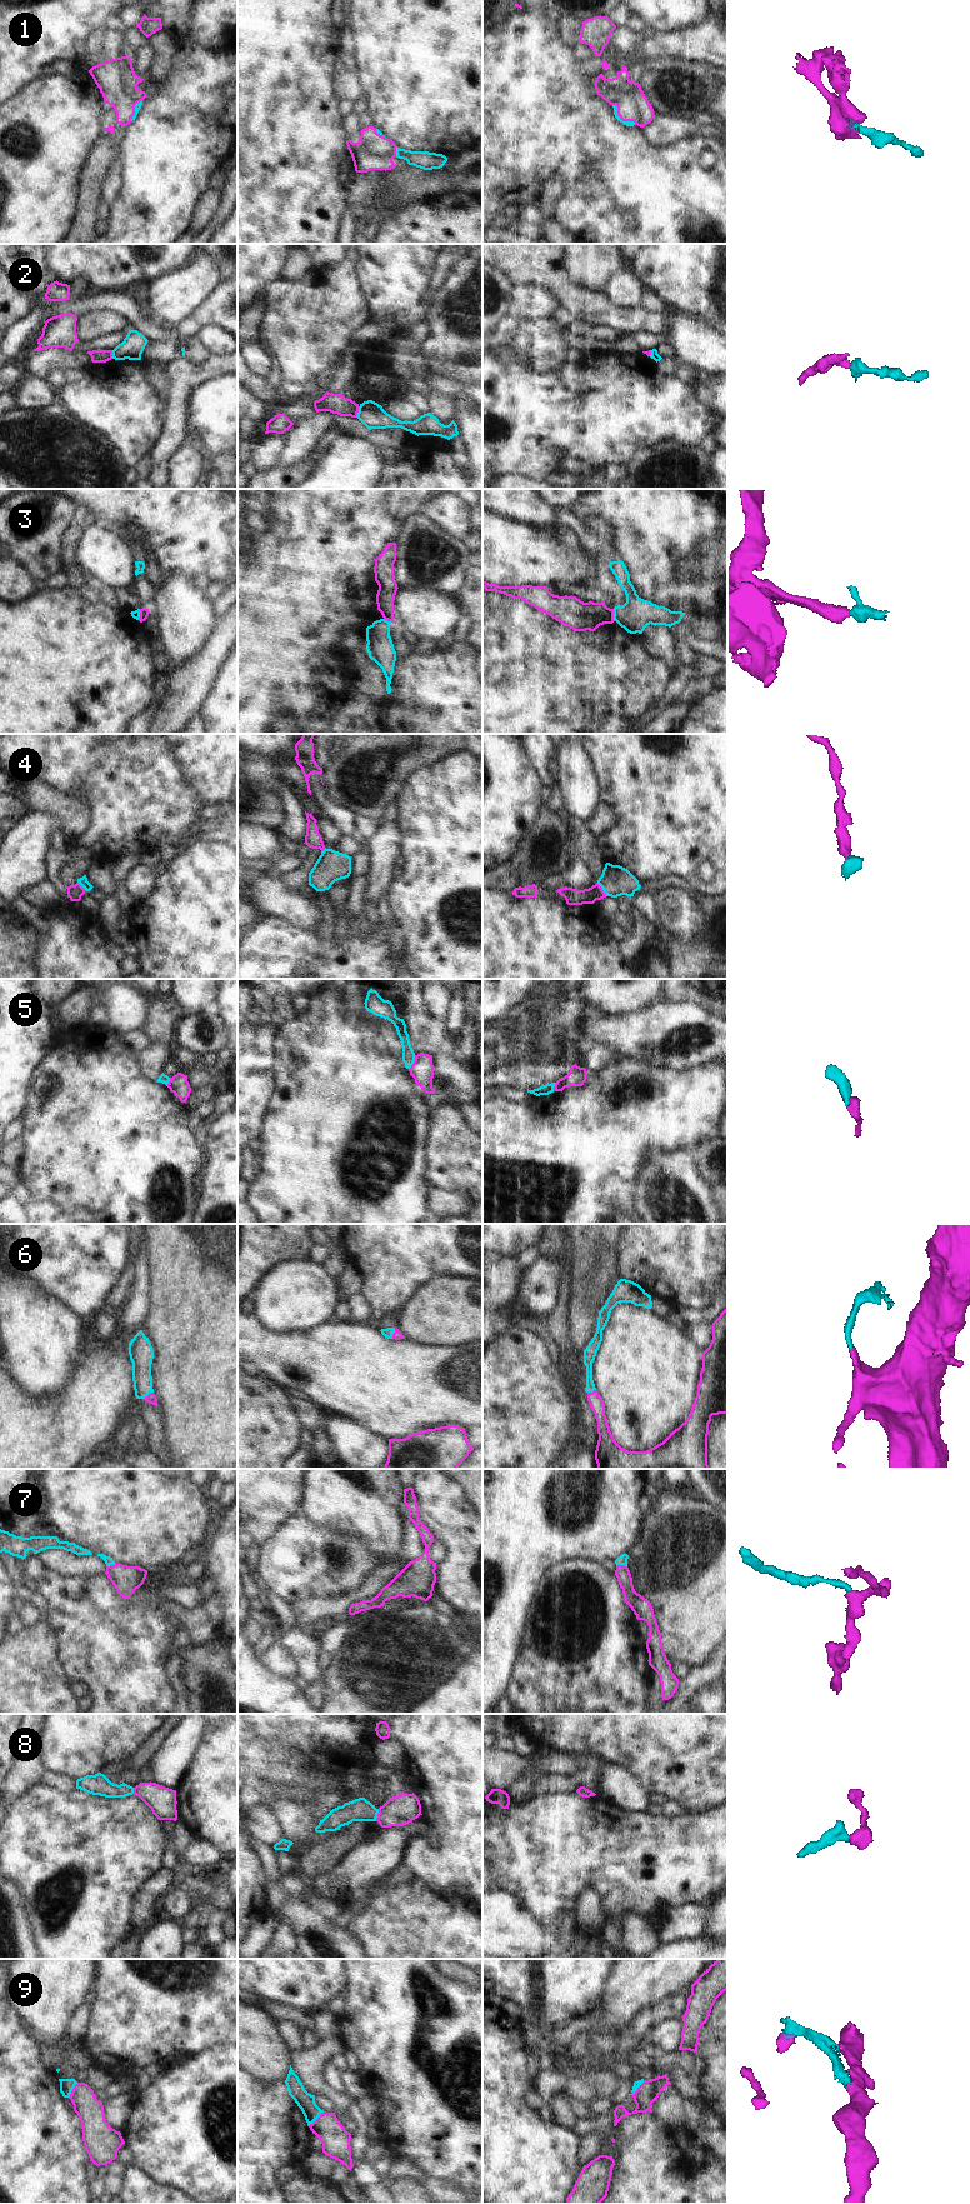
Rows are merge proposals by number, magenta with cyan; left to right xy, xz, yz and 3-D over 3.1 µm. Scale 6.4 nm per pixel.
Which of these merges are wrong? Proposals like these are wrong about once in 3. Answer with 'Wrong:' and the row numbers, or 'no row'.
Wrong: 2, 3, 5.

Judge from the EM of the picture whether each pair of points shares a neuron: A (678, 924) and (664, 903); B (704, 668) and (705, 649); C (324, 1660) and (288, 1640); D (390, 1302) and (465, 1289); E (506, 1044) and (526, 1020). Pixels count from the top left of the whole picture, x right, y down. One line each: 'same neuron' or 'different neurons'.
A: same neuron
B: different neurons
C: different neurons
D: different neurons
E: same neuron

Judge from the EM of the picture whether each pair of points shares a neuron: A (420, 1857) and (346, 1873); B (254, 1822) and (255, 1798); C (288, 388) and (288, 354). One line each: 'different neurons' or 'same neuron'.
A: different neurons
B: different neurons
C: different neurons

